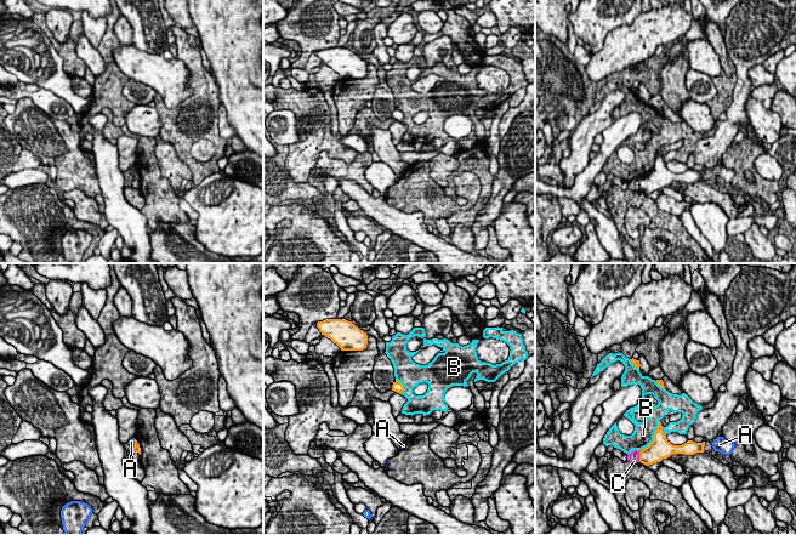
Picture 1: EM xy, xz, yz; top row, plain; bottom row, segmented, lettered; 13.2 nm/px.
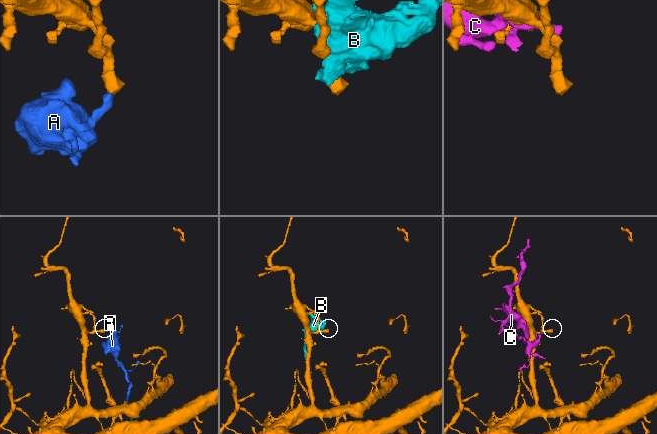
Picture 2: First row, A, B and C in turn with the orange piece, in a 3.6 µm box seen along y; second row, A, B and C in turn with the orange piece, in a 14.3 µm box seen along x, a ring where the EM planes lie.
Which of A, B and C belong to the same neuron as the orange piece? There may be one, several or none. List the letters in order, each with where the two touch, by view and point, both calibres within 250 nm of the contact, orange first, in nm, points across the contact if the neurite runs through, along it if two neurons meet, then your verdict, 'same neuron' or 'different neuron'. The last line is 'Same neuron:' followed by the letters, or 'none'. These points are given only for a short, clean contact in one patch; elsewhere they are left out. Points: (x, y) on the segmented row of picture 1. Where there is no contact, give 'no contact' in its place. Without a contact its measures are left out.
A: xy (135, 444) | 100/90 nm | along xy (135, 439), (135, 445), (131, 449) | different neuron
B: yz (654, 436) | 280/280 nm | different neuron
C: yz (640, 456) | 280/160 nm | different neuron
Same neuron: none

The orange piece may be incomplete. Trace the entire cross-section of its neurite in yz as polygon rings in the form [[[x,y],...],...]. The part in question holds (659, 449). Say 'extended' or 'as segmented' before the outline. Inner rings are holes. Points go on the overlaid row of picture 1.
as segmented; [[[660,420],[654,433],[654,440],[644,449],[639,450],[639,462],[649,466],[655,462],[660,462],[663,459],[670,457],[672,454],[694,455],[696,453],[704,453],[705,442],[695,443],[688,440],[682,445],[673,445],[663,432]]]

